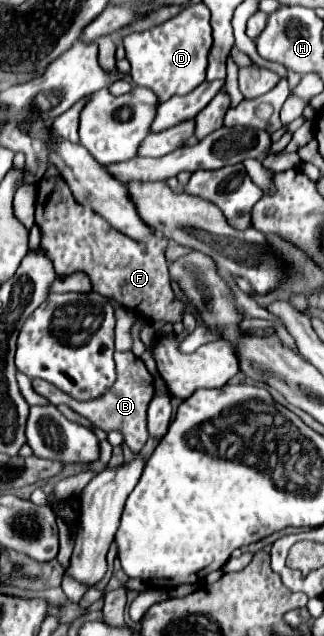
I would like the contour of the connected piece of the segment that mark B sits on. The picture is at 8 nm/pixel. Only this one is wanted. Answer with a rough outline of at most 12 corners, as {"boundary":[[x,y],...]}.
{"boundary":[[115,353],[117,381],[97,401],[71,401],[47,381],[33,391],[67,405],[103,431],[125,431],[139,453],[147,441],[145,363]]}

